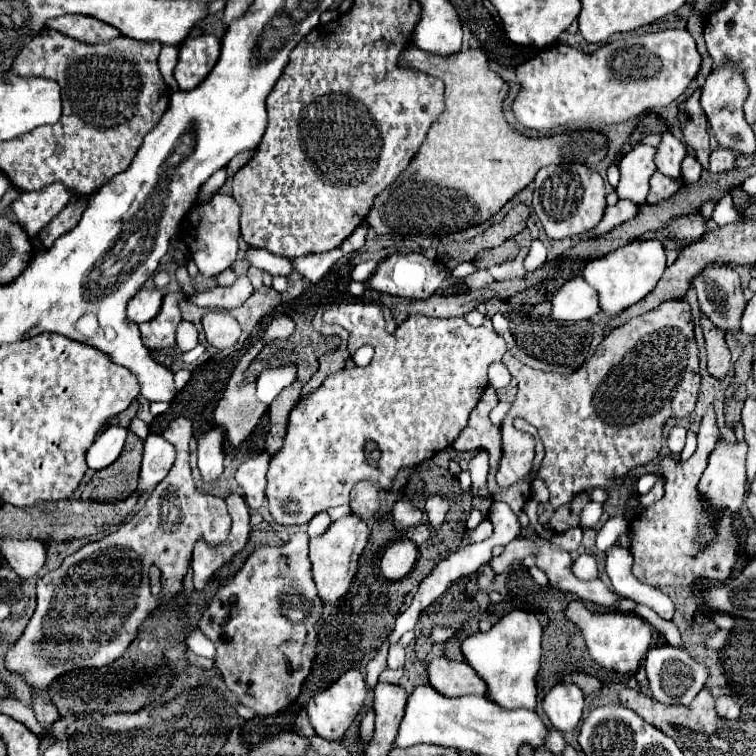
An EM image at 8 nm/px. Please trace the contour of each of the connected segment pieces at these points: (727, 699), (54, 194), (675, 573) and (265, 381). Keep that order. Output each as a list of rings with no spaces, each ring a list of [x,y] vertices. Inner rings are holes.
[[[723,695],[715,701],[715,711],[721,719],[737,719],[739,717],[739,705],[733,699],[733,695]]]
[[[51,183],[41,191],[23,193],[13,205],[13,213],[17,223],[25,229],[25,233],[35,239],[39,231],[69,203],[71,191],[63,183]]]
[[[709,407],[701,429],[699,429],[699,445],[697,451],[689,461],[679,461],[665,457],[661,459],[663,477],[665,477],[665,497],[651,507],[647,507],[631,525],[631,555],[635,557],[633,575],[651,587],[665,587],[665,585],[689,585],[695,581],[701,583],[723,583],[737,561],[737,537],[733,531],[733,519],[727,515],[723,519],[723,531],[719,531],[719,539],[711,543],[711,547],[703,547],[703,551],[695,551],[691,547],[691,539],[695,539],[695,523],[699,521],[699,495],[695,495],[695,487],[699,483],[699,475],[707,467],[707,457],[711,455],[717,439],[719,429],[715,425],[715,413]]]
[[[283,365],[265,369],[257,377],[257,399],[263,403],[271,403],[287,385],[291,385],[297,377],[297,365]]]

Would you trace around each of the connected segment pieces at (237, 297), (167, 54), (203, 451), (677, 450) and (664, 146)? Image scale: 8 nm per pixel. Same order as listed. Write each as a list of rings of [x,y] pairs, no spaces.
[[[245,275],[237,277],[237,281],[231,287],[213,287],[211,291],[201,291],[189,297],[195,305],[207,307],[207,309],[221,309],[229,311],[235,307],[241,307],[253,293],[253,285]]]
[[[165,45],[165,47],[161,49],[159,61],[157,61],[159,71],[161,71],[161,75],[163,75],[165,83],[169,85],[169,89],[171,89],[171,91],[177,91],[177,83],[175,83],[175,79],[173,79],[173,69],[175,69],[175,65],[177,65],[177,51],[179,51],[177,47]]]
[[[213,427],[201,435],[197,435],[197,465],[201,469],[203,481],[211,483],[223,473],[223,443],[225,431],[221,427]]]
[[[683,427],[671,429],[671,433],[669,433],[669,437],[667,437],[667,445],[669,445],[673,457],[681,455],[681,451],[683,451],[683,447],[685,447],[685,433],[687,433],[687,431],[685,431]]]
[[[663,133],[661,137],[663,137],[663,141],[661,141],[661,145],[657,147],[655,165],[657,165],[657,169],[659,169],[663,175],[667,175],[667,177],[671,177],[671,179],[675,179],[675,181],[681,181],[681,161],[685,159],[687,149],[685,149],[685,145],[683,145],[675,135],[671,135],[671,133]]]

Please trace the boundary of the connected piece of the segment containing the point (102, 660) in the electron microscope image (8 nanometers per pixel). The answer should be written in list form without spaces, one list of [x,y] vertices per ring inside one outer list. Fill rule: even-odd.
[[[179,417],[173,421],[163,437],[175,447],[177,459],[171,467],[169,475],[155,487],[153,495],[147,499],[145,507],[119,531],[109,533],[107,537],[83,545],[79,551],[71,553],[59,569],[49,571],[37,583],[37,609],[27,623],[23,635],[15,641],[13,647],[5,653],[5,669],[21,675],[31,689],[33,697],[33,711],[41,723],[55,723],[59,719],[57,707],[49,699],[49,685],[63,673],[83,667],[105,667],[119,659],[131,641],[139,633],[139,625],[161,605],[161,601],[173,599],[183,589],[183,579],[187,575],[187,567],[191,561],[191,553],[197,541],[207,541],[207,545],[221,545],[225,543],[231,531],[231,517],[227,513],[225,499],[213,497],[207,493],[199,493],[191,469],[189,469],[189,441],[193,437],[193,427],[189,419]],[[159,565],[161,569],[161,597],[153,597],[149,589],[149,571],[147,567]]]

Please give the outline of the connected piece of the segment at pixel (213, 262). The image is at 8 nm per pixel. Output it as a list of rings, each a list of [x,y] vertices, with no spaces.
[[[215,191],[209,201],[197,203],[187,215],[187,221],[183,223],[181,229],[181,239],[187,243],[191,257],[195,265],[199,267],[199,273],[205,277],[215,277],[223,273],[225,269],[233,269],[233,265],[239,259],[239,217],[241,217],[241,207],[231,195],[223,195],[221,191]]]

